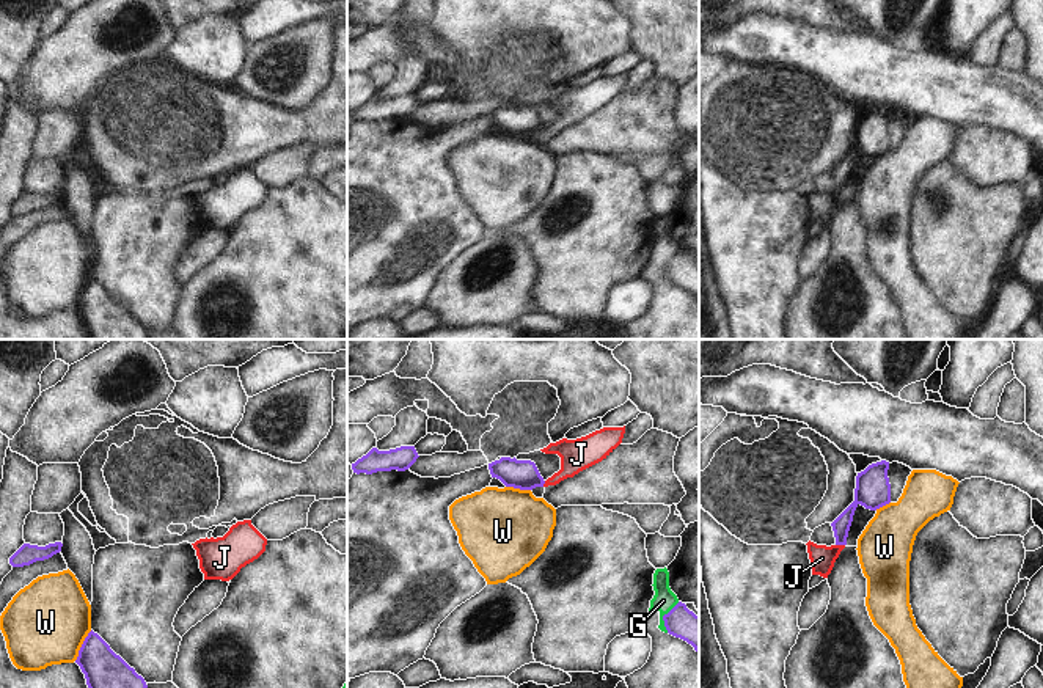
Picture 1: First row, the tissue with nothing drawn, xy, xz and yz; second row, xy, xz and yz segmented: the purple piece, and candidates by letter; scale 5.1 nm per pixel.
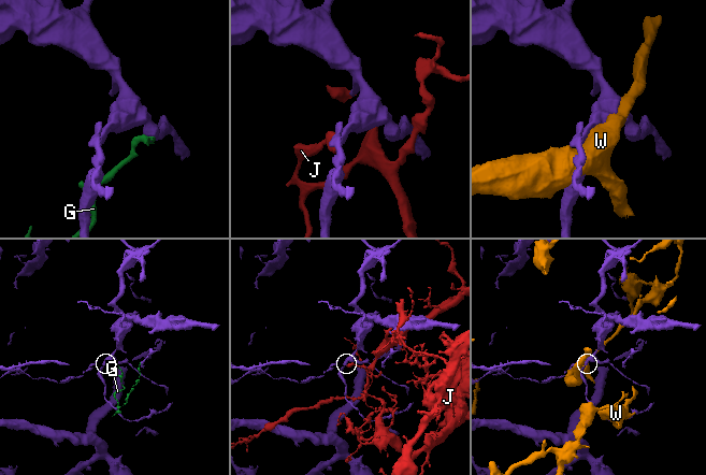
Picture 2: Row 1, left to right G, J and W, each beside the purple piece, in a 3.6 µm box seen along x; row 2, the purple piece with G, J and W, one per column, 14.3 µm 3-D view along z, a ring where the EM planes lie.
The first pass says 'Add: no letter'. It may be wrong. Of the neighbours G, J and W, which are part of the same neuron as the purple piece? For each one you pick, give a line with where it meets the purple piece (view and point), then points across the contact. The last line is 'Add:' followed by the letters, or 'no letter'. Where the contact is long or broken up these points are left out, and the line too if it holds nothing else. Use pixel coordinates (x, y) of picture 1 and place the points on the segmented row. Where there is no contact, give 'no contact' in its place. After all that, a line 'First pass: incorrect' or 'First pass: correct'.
Add: no letter
First pass: correct

